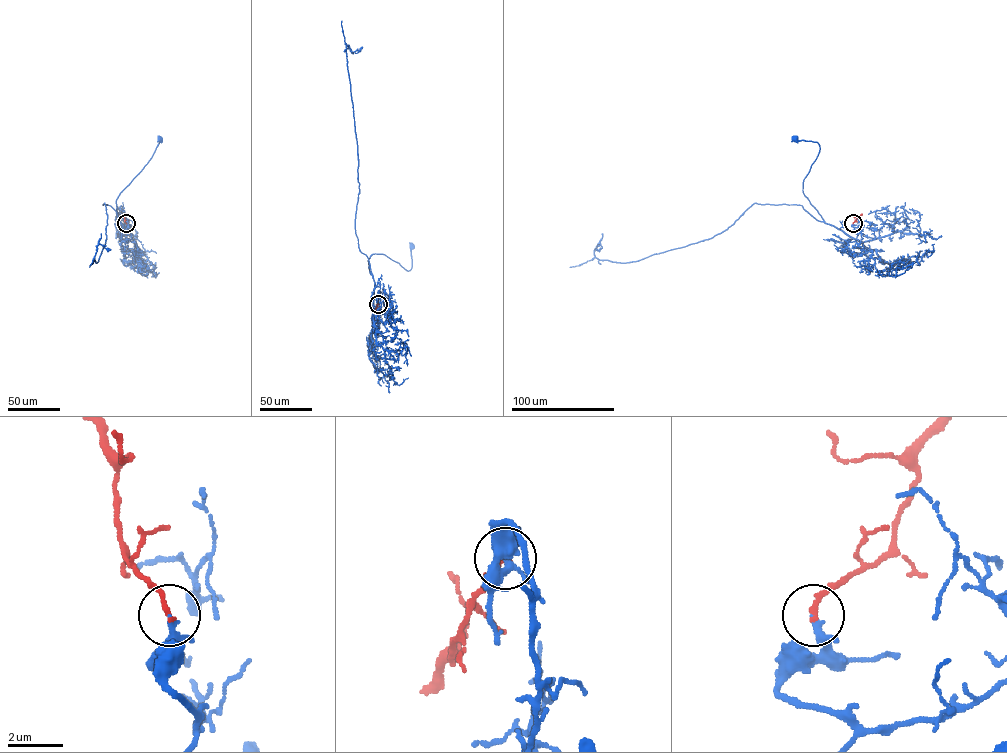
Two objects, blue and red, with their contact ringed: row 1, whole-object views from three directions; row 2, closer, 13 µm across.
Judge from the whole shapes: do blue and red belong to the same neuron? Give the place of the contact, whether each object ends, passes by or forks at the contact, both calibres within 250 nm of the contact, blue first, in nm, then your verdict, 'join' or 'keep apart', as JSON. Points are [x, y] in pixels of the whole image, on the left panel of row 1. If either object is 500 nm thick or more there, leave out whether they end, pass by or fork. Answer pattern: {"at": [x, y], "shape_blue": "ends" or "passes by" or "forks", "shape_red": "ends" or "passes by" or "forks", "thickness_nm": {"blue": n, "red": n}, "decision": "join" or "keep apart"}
{"at": [126, 223], "shape_blue": "passes by", "shape_red": "ends", "thickness_nm": {"blue": 170, "red": 200}, "decision": "join"}

